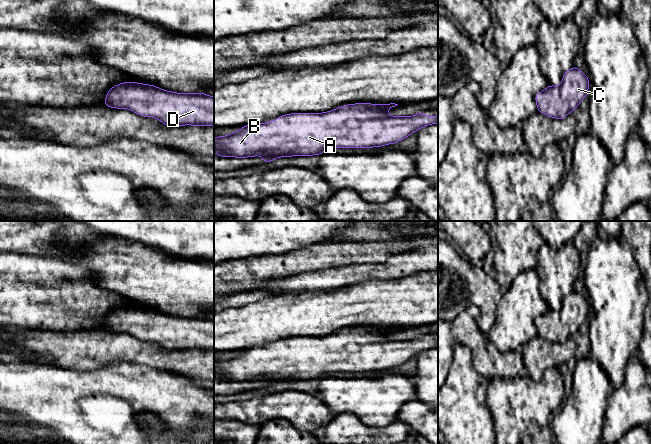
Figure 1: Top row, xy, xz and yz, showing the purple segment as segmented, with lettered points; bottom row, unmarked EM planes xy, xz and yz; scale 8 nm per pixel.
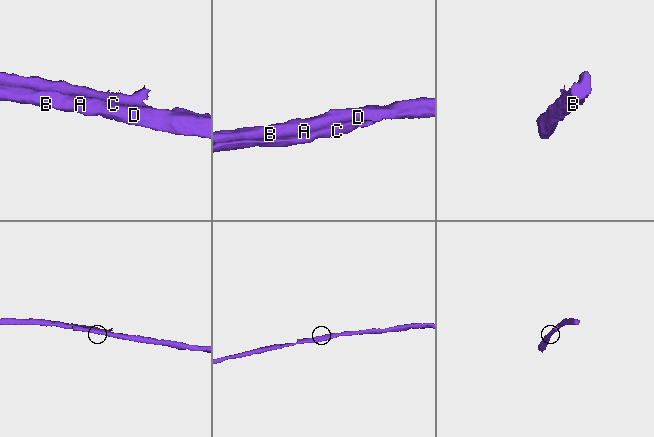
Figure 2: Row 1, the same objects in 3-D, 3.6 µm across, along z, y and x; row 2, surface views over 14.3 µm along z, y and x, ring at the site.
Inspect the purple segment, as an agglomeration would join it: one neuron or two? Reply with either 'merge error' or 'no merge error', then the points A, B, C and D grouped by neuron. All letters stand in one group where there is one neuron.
no merge error | A B C D

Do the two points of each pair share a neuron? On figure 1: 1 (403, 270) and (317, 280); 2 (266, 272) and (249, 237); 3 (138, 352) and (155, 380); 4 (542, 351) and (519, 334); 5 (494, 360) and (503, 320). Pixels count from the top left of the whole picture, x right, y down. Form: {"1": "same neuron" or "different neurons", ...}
{"1": "same neuron", "2": "different neurons", "3": "different neurons", "4": "different neurons", "5": "different neurons"}

